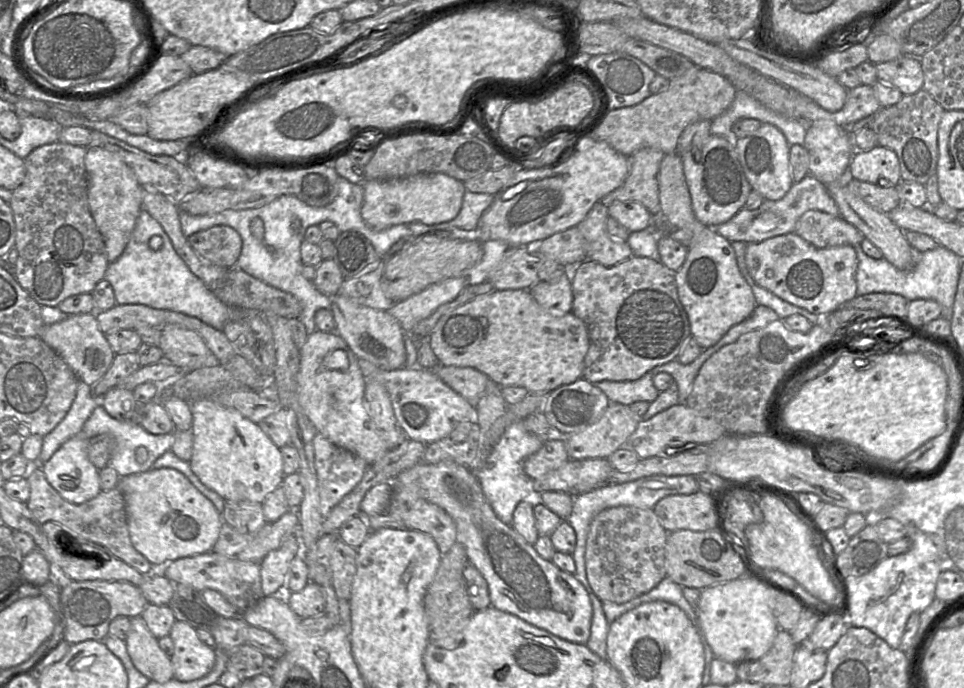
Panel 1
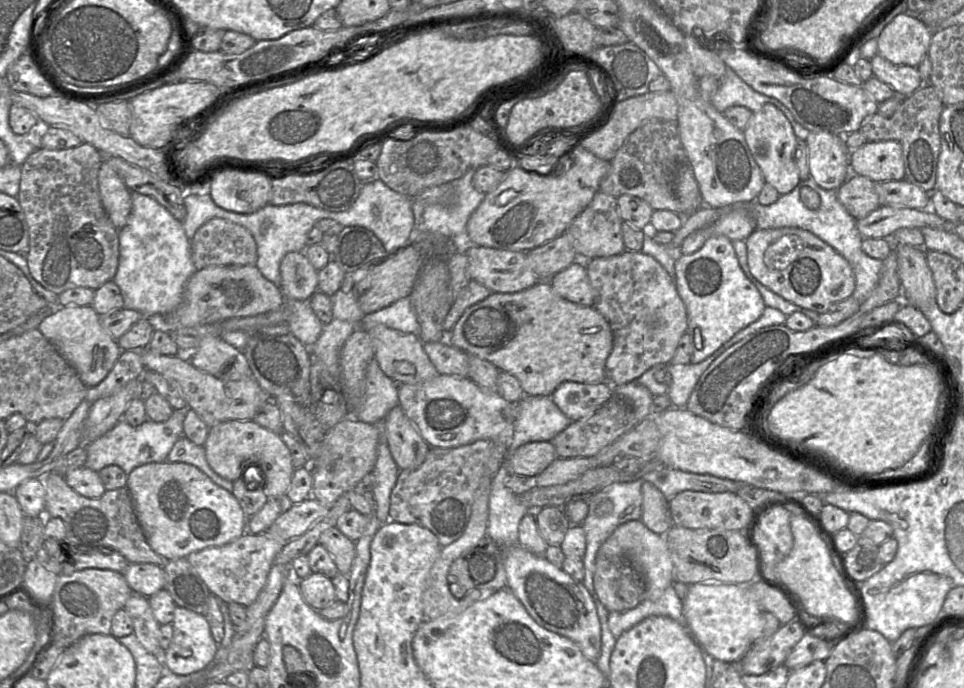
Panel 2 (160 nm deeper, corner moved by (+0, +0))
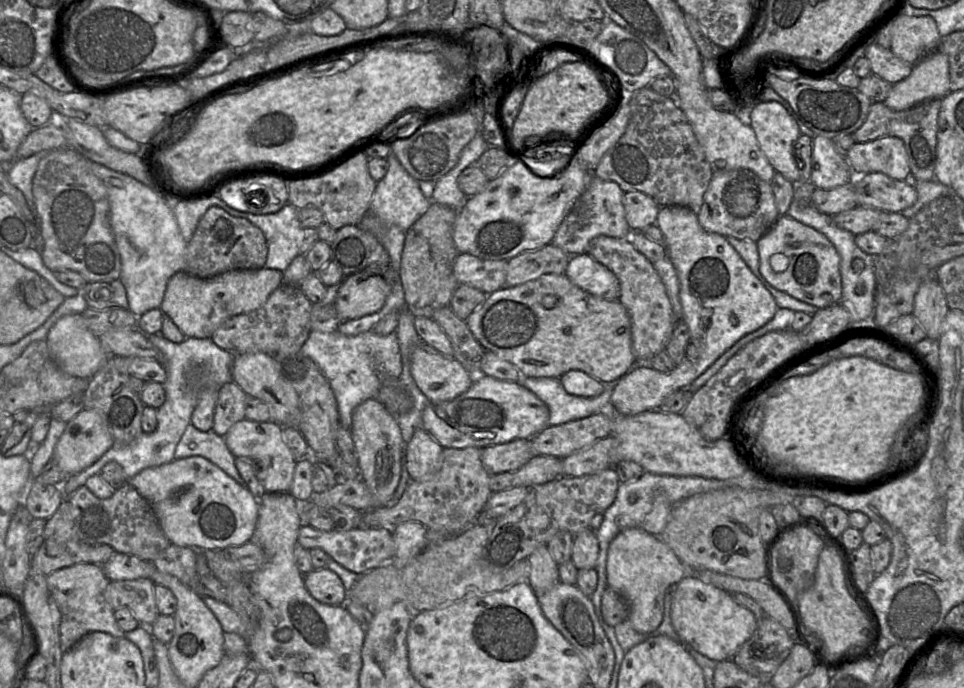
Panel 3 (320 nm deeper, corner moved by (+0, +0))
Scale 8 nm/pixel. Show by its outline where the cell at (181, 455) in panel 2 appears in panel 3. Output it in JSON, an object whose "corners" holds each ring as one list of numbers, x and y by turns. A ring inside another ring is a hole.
{"corners":[[189,424,176,447,174,458,177,460,192,456,206,458,238,484,246,486,235,466,235,457,227,447,224,437,213,431,202,432]]}

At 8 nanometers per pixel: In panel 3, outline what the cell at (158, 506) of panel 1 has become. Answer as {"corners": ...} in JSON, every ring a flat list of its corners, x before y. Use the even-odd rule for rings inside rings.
{"corners":[[192,456,143,469,128,480,152,506,171,544,195,550,222,550,240,546,254,535,259,500,218,466]]}

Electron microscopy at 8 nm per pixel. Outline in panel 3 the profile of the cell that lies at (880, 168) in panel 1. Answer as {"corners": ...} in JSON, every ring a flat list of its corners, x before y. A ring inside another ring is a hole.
{"corners":[[898,137,855,143,846,152,846,159,855,177,879,172,902,181,911,173,904,142]]}

